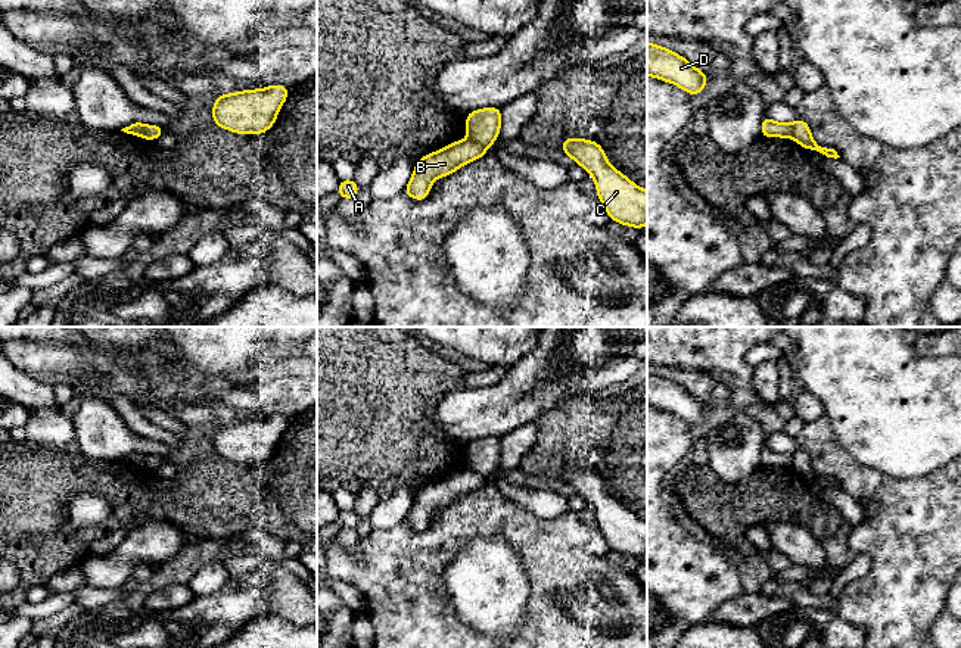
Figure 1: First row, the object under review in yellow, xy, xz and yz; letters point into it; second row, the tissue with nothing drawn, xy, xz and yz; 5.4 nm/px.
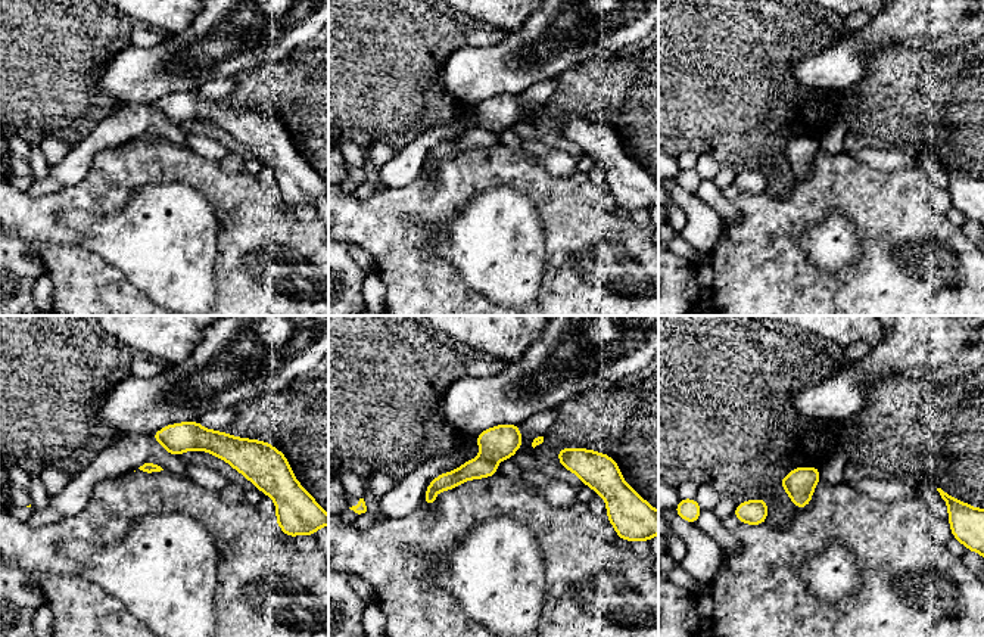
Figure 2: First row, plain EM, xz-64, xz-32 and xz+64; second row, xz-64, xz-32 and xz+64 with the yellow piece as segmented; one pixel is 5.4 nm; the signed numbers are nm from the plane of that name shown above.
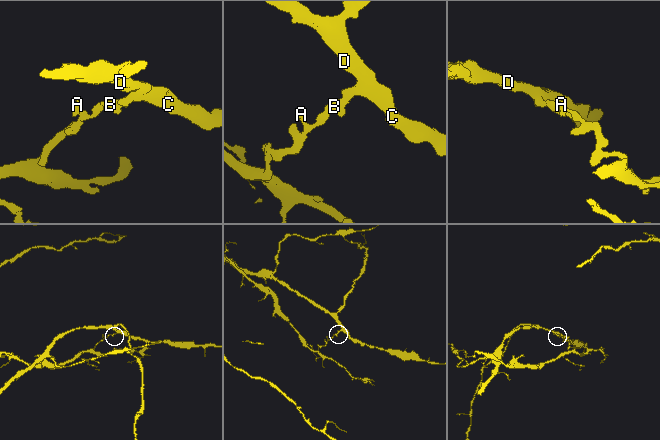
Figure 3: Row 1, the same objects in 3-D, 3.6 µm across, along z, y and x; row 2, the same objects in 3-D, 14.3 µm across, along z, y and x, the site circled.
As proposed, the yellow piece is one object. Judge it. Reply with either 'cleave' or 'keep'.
cleave

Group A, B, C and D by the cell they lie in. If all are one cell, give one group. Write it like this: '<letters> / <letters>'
A B / C D

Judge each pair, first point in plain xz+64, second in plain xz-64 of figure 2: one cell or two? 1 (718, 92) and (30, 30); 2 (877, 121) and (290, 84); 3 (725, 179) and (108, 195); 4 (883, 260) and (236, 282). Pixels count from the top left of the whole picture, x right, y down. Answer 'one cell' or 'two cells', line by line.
1: one cell
2: one cell
3: two cells
4: one cell

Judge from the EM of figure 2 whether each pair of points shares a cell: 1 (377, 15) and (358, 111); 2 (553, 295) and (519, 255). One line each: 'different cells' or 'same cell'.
1: same cell
2: different cells

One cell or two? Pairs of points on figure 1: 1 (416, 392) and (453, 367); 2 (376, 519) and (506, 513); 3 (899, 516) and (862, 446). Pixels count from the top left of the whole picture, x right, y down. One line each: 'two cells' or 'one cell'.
1: one cell
2: two cells
3: two cells

